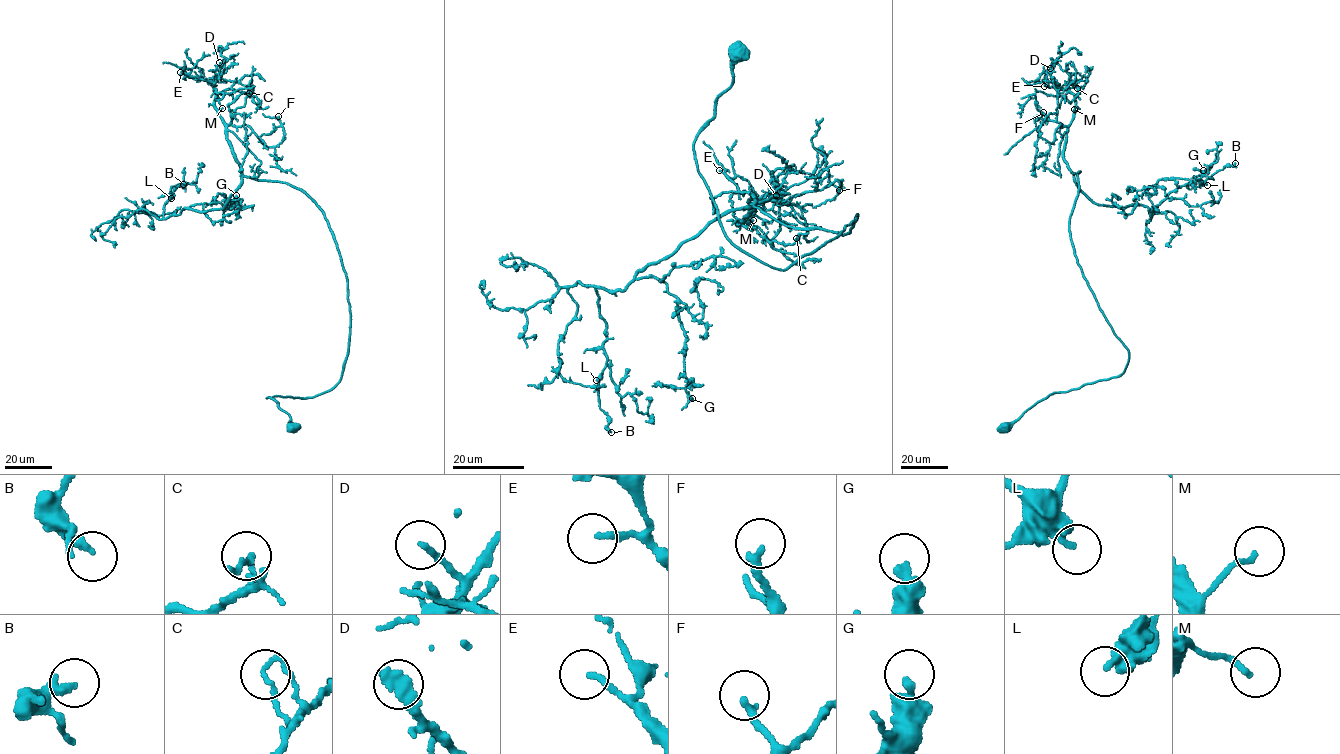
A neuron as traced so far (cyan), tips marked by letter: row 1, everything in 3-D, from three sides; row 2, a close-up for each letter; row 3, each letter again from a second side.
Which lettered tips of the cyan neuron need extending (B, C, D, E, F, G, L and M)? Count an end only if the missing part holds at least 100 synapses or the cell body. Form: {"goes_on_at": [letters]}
{"goes_on_at": []}

